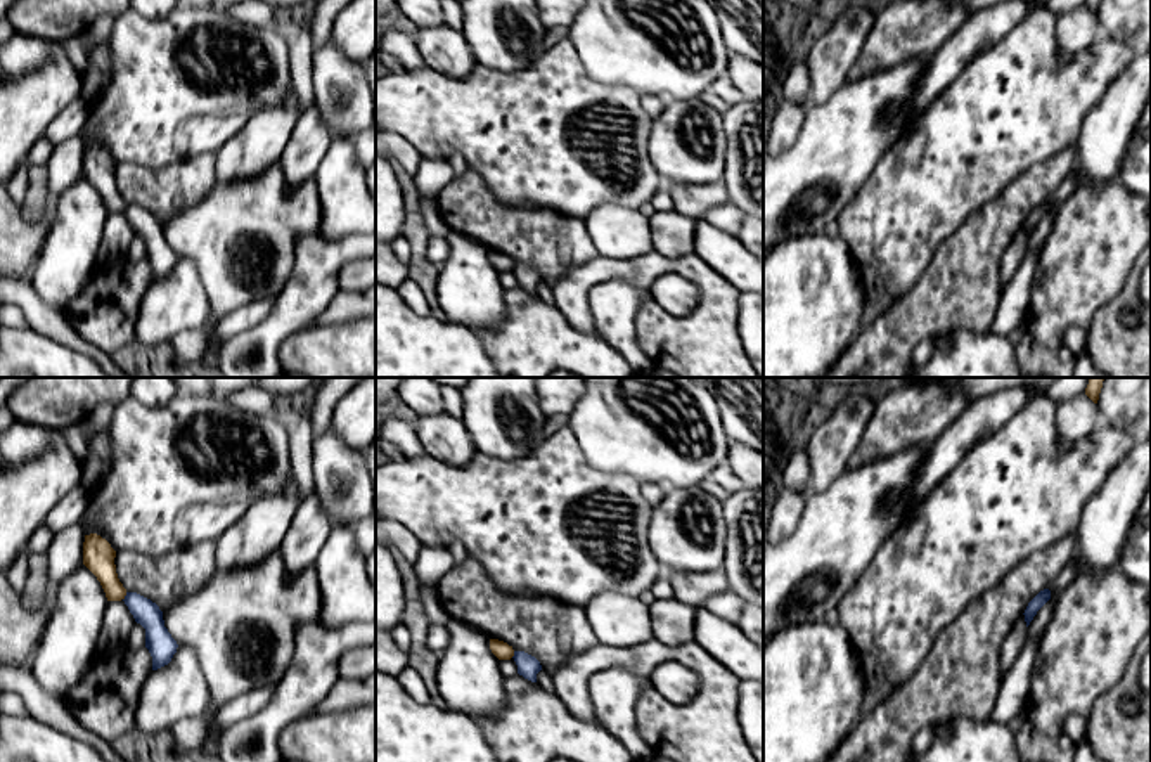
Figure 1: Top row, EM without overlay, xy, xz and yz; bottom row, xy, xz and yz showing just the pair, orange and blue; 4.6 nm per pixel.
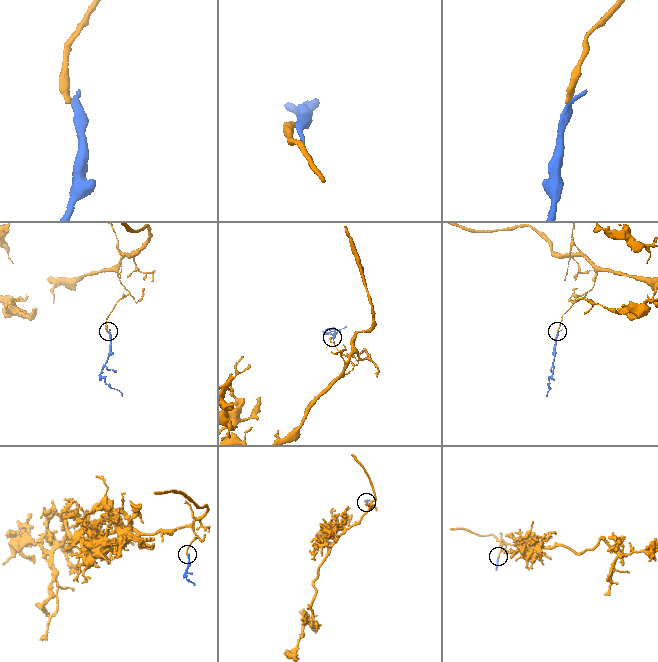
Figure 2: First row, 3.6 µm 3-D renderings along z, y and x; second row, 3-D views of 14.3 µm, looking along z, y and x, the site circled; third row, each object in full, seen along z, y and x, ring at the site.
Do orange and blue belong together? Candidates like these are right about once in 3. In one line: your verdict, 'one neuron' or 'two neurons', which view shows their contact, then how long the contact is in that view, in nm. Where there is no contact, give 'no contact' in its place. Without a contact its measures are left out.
two neurons | xy | 40 nm

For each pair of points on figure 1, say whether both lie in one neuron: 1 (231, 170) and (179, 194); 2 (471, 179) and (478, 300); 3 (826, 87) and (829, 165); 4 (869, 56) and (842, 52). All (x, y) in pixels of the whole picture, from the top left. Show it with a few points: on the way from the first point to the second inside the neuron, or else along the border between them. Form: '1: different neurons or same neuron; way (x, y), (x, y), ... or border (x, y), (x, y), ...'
1: different neurons; border (215, 154), (217, 180)
2: different neurons; border (449, 229), (466, 234), (490, 250)
3: different neurons; border (848, 80), (823, 104), (812, 106)
4: different neurons; border (876, 18), (847, 78)

